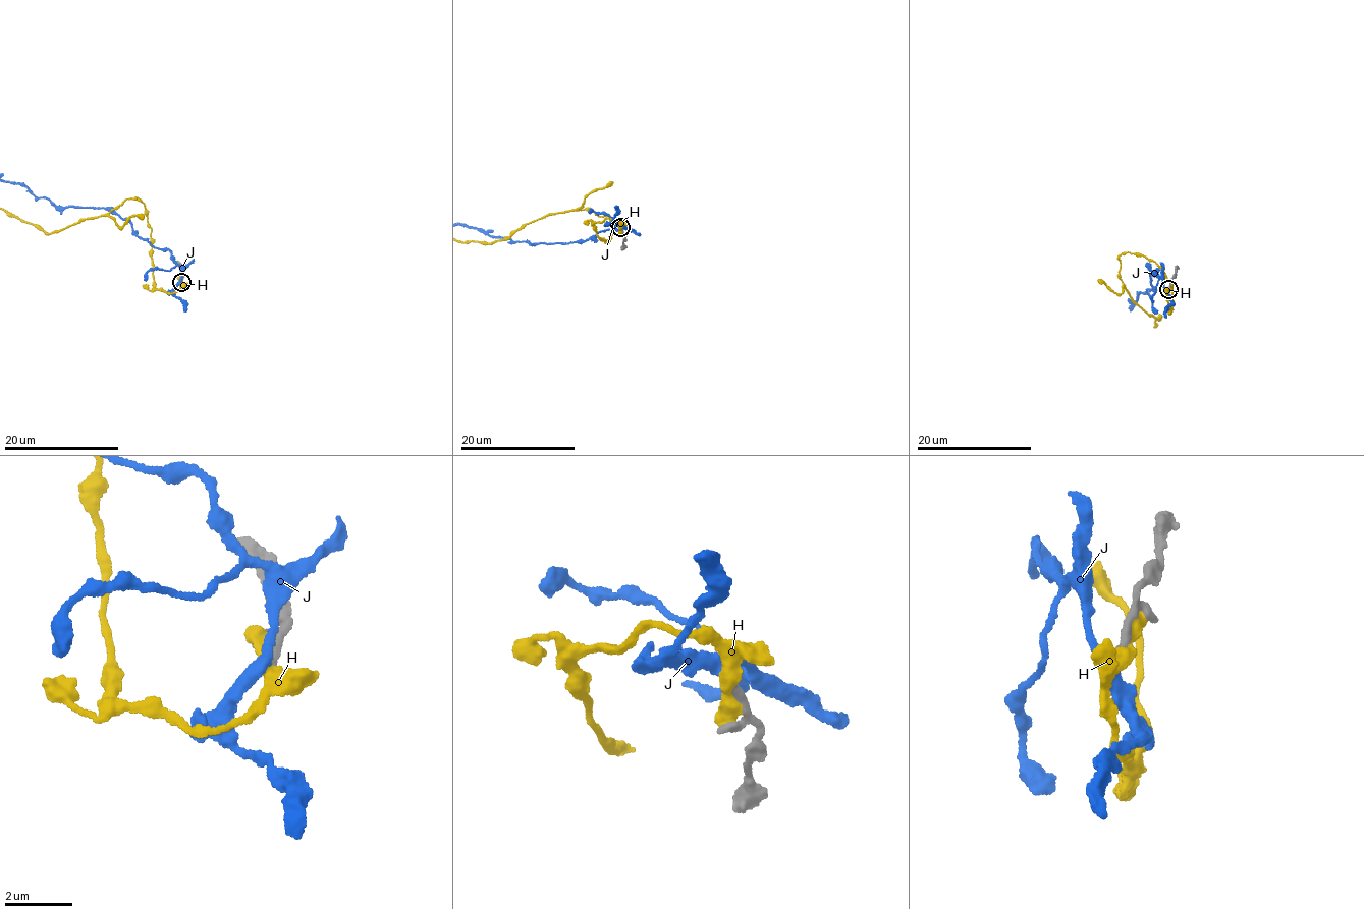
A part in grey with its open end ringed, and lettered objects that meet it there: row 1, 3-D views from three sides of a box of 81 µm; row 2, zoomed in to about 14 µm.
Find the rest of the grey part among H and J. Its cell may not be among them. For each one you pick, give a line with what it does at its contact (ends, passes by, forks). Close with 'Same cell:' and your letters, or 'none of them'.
Same cell: none of them

